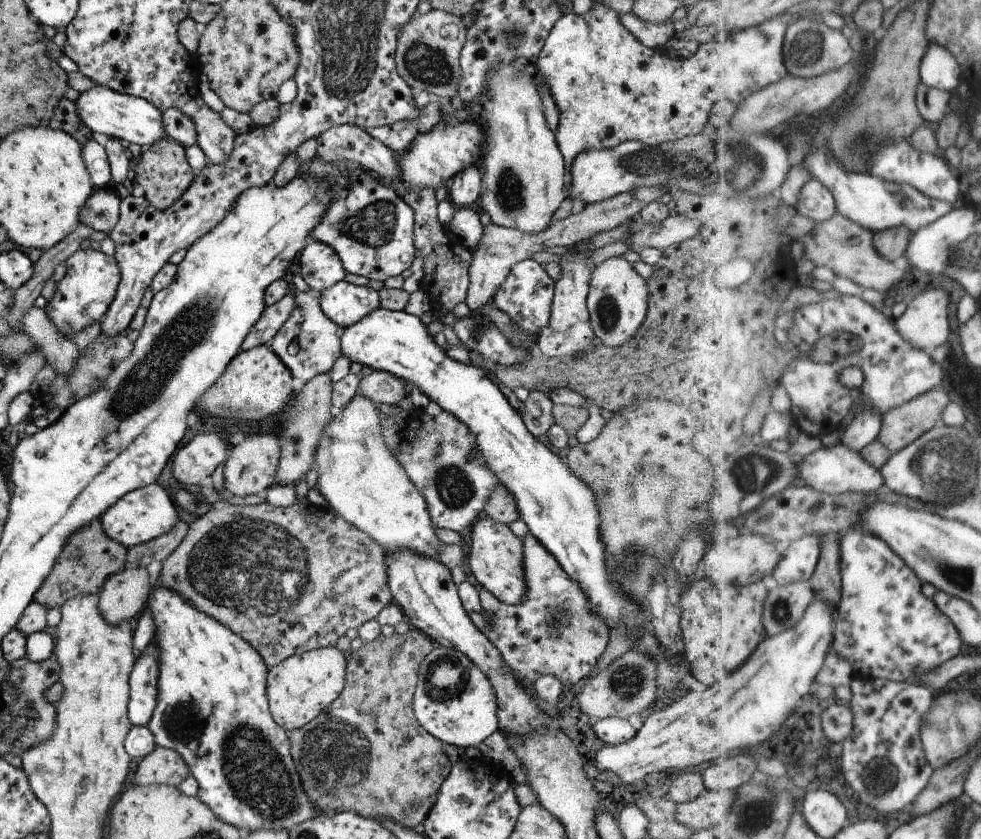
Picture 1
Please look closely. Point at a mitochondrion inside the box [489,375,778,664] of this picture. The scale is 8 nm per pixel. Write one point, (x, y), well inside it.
(631, 558)

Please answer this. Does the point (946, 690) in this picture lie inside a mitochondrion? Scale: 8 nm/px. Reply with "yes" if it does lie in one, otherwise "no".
no

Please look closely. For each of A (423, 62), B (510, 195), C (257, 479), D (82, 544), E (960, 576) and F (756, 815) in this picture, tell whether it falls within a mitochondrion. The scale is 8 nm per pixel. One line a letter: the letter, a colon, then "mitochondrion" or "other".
A: mitochondrion
B: mitochondrion
C: other
D: mitochondrion
E: mitochondrion
F: mitochondrion

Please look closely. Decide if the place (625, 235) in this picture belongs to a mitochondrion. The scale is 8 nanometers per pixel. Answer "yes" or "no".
no

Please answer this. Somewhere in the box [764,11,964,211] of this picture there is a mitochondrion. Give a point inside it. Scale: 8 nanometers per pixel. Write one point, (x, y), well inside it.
(809, 46)

